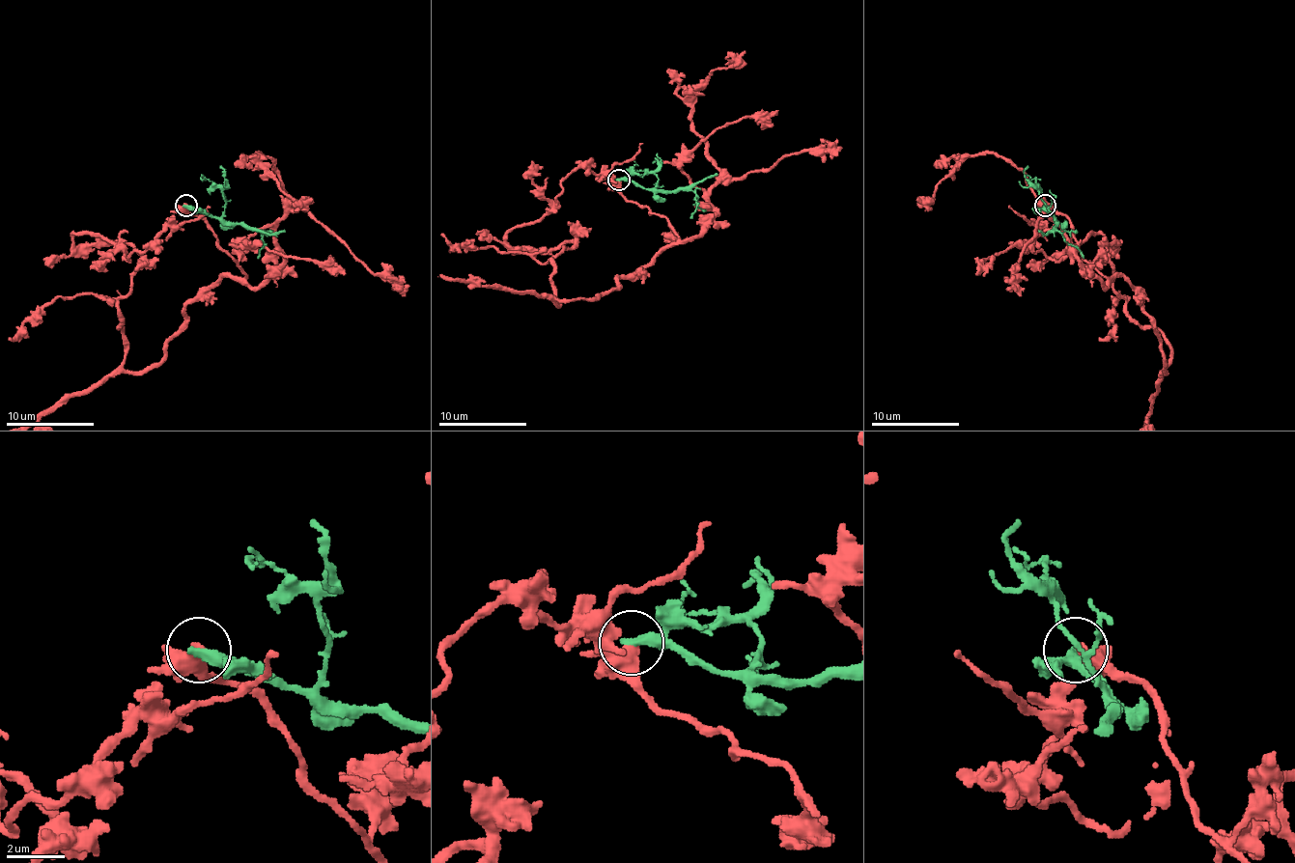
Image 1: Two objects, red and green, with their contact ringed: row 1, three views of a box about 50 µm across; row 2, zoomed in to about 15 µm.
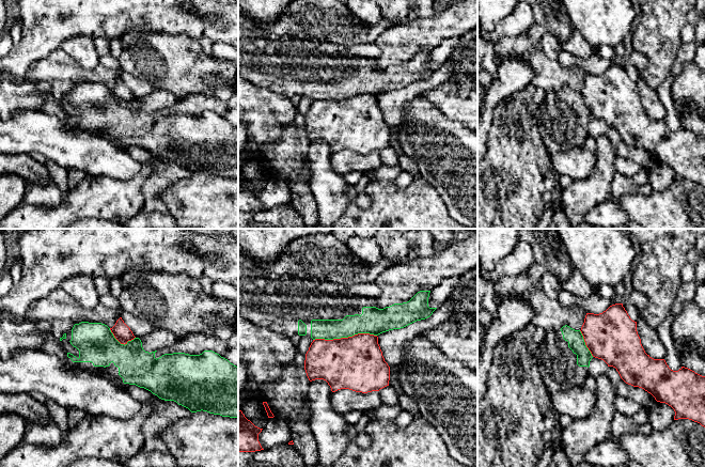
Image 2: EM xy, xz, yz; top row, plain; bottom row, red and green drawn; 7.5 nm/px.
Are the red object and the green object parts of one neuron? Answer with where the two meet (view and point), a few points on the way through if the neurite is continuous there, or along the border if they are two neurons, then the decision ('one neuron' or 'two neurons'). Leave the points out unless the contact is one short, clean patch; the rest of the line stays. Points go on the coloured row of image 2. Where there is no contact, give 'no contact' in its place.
meets red in xz at (344, 338); two neurons

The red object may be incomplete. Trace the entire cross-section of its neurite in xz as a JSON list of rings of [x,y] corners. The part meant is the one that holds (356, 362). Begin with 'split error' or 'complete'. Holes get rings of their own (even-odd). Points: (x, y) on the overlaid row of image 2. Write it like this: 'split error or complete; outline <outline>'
complete; outline [[[370,333],[333,340],[313,340],[306,354],[304,370],[310,382],[324,379],[332,392],[341,389],[362,393],[379,391],[389,386],[390,380],[390,367],[382,356],[378,337]]]

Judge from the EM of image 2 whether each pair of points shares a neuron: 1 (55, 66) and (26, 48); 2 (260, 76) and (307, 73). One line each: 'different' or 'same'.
1: different
2: same

